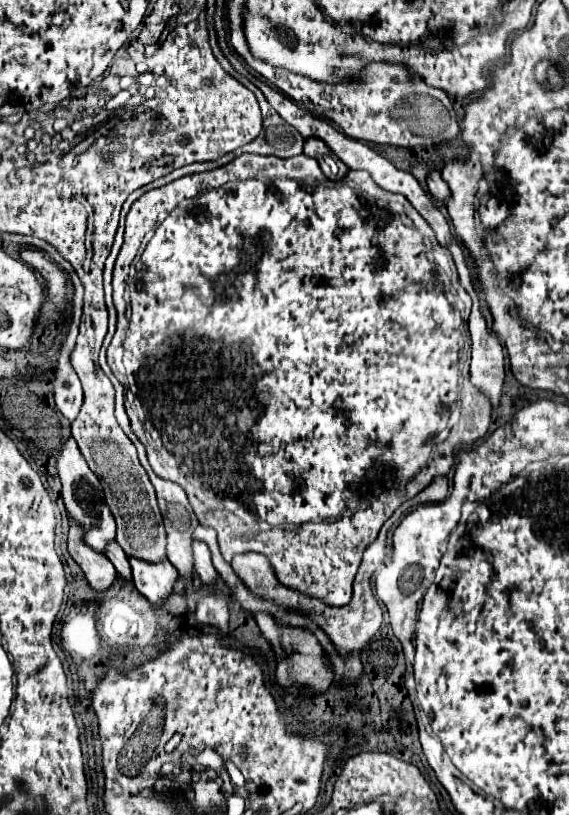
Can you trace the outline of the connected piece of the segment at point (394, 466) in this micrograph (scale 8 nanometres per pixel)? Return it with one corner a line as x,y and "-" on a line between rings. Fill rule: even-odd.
247,155
243,165
227,163
219,169
186,175
161,189
148,191
127,213
124,242
113,278
127,278
124,294
127,308
125,315
117,314
116,331
106,352
107,363
117,379
127,383
125,411
131,419
131,429
147,449
153,471
185,489
199,523
217,531
219,547
227,561
235,553
259,551
271,559
275,575
283,585
319,597
327,605
339,607
349,603
363,551
377,539
381,525
393,511
425,489
435,477
449,473
455,463
455,447
475,443
489,429
491,403
487,399
481,403
481,395
469,379
471,339
467,319
471,299
459,283
453,258
448,249
439,245
435,233
415,207
403,195
379,187
367,171
350,170
341,181
329,181
321,173
319,163
307,155
291,159

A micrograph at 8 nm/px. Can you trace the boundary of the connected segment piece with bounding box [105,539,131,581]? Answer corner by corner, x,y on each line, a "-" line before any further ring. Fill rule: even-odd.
113,539
113,543
109,543
109,545
107,545
105,555
111,559
111,563
115,565
117,573
119,573
121,577
125,577
125,579
129,579
129,581
131,581
131,567
129,567
127,555
125,555
125,551
117,545
117,541
115,541
115,539

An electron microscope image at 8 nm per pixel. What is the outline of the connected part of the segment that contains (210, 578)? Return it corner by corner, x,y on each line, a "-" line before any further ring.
193,541
191,549
193,549
193,567
195,567
197,575
201,577
203,585
213,585
217,579
217,571
211,563
209,547
203,541

